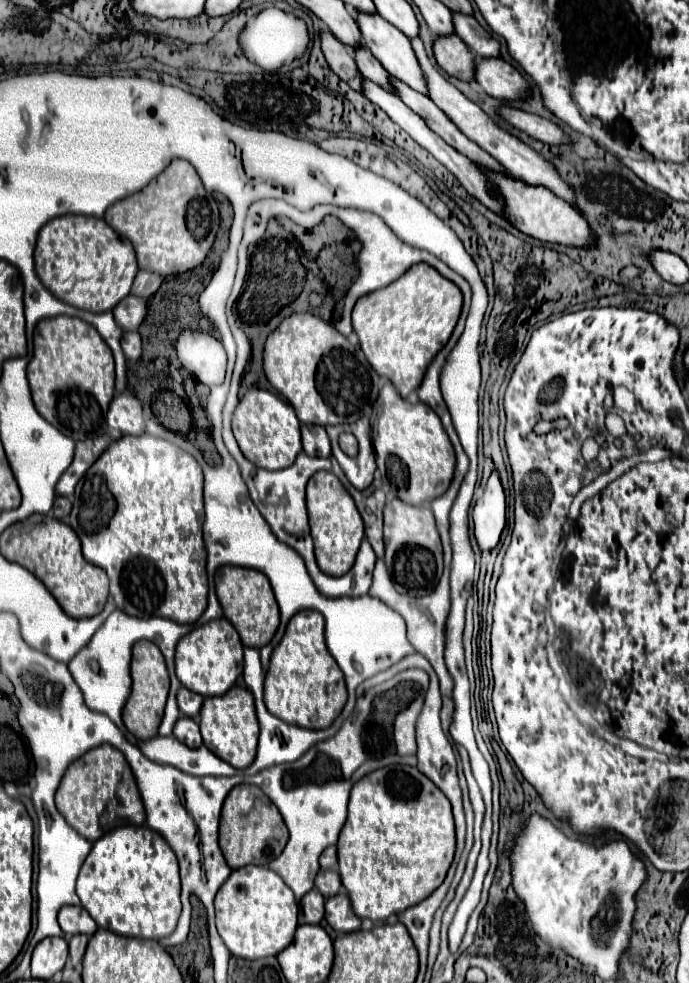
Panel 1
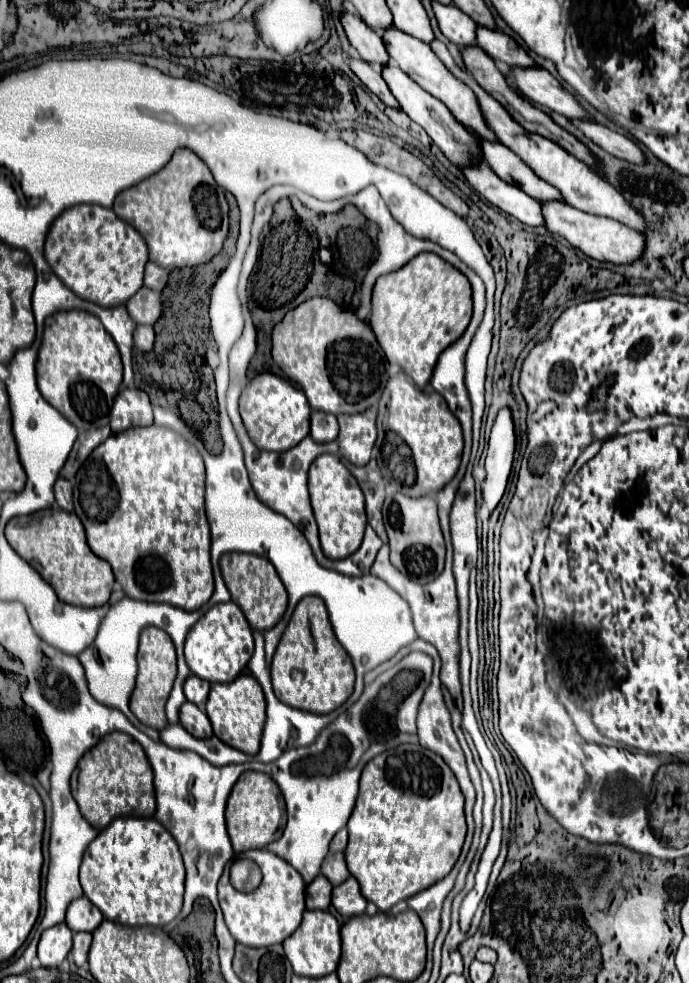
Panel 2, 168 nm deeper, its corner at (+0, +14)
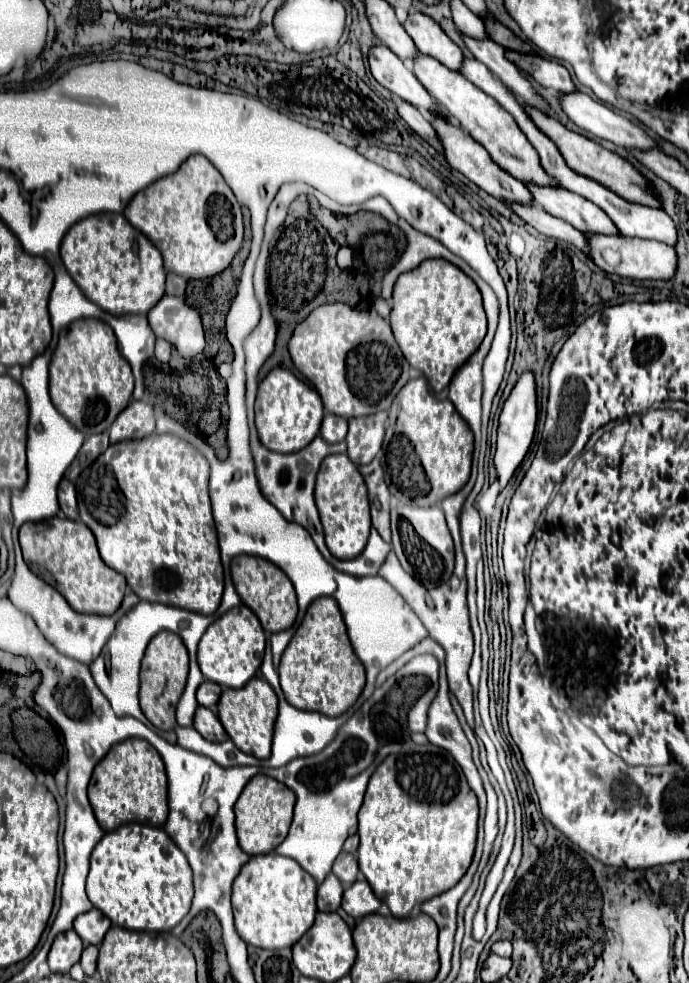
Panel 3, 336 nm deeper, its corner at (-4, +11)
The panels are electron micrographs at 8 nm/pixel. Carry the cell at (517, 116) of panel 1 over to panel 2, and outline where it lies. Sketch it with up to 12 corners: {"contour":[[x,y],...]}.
{"contour":[[570,119],[582,135],[610,155],[644,163],[628,137],[592,121]]}

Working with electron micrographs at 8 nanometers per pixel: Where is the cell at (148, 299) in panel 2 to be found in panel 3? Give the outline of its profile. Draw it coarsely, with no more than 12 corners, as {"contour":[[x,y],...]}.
{"contour":[[184,298],[148,312],[154,334],[182,358],[206,348],[202,318]]}

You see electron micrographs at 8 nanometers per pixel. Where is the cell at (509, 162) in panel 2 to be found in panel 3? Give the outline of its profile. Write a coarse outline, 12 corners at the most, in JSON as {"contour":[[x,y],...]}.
{"contour":[[528,184],[536,204],[584,234],[620,234],[608,214],[562,188]]}

